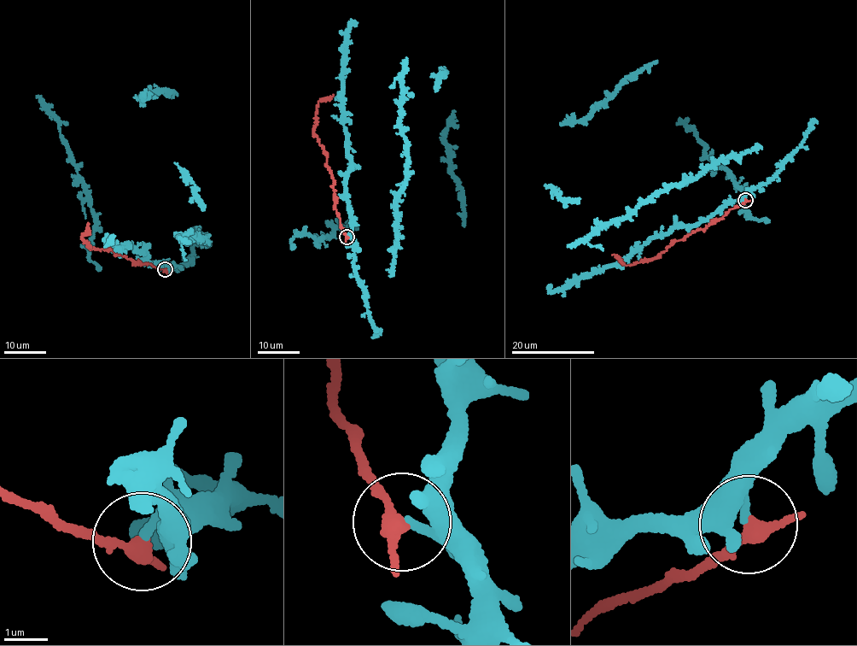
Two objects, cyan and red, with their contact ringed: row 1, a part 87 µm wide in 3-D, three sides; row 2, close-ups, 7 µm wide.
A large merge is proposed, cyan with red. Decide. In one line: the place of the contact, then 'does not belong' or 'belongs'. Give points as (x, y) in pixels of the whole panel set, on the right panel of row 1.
place (745, 200); does not belong

